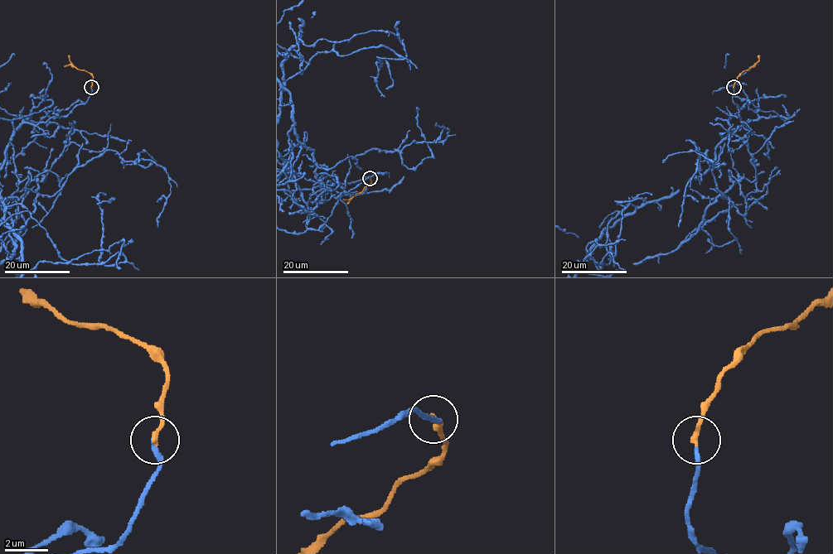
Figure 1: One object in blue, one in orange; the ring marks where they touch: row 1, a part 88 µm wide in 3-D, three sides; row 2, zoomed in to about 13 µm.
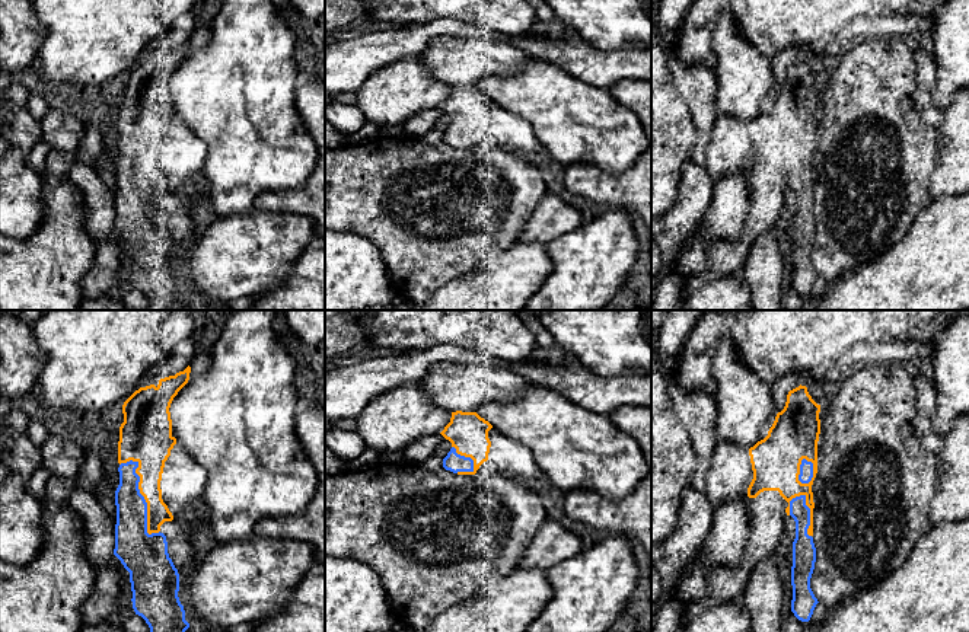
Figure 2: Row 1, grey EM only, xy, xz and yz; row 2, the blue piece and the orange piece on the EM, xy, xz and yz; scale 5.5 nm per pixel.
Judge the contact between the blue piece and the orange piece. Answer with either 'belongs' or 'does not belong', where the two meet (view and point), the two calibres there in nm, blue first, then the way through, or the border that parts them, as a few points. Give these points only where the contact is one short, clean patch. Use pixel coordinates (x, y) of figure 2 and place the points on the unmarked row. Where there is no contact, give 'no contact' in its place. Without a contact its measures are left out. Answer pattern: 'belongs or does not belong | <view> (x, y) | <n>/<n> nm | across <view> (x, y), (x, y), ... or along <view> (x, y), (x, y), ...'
belongs | xy (142, 169) | 190/180 nm

